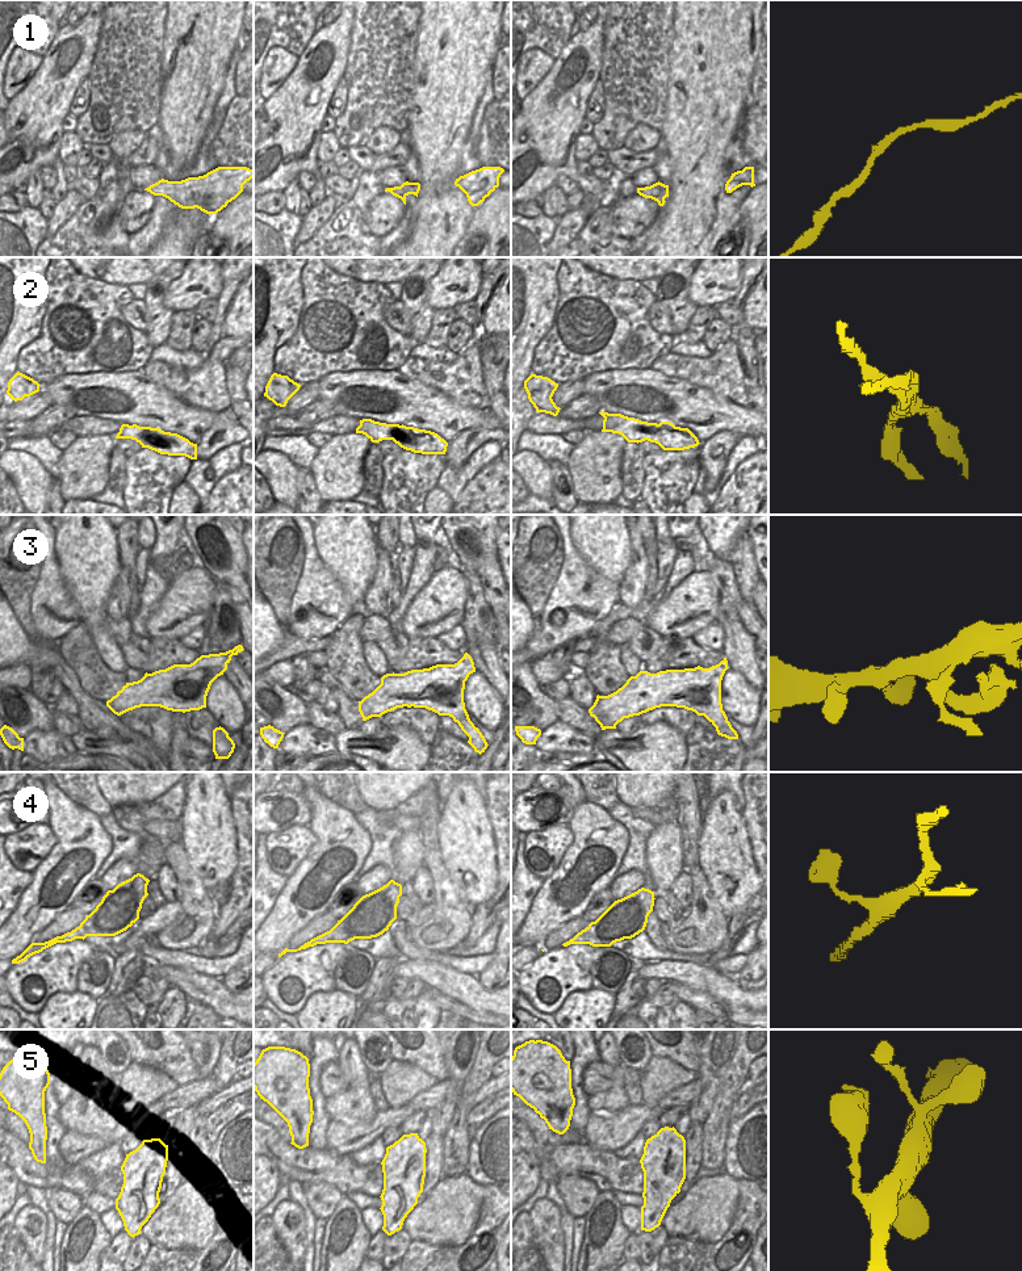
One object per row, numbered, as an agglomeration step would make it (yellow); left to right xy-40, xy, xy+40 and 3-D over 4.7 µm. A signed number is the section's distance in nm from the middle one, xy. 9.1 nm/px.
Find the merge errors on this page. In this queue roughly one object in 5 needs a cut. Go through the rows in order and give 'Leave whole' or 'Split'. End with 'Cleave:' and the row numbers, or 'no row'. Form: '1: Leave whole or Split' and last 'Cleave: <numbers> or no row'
1: Leave whole
2: Split
3: Leave whole
4: Leave whole
5: Leave whole
Cleave: 2

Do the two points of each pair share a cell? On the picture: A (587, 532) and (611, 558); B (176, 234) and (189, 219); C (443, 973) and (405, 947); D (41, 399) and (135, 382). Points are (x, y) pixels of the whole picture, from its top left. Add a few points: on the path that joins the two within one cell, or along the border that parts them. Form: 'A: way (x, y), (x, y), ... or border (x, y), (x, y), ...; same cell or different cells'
A: way (594, 538), (607, 552); same cell
B: way (180, 230), (187, 223); same cell
C: border (409, 959), (436, 961), (456, 969); different cells
D: border (40, 390), (44, 390), (51, 402); different cells

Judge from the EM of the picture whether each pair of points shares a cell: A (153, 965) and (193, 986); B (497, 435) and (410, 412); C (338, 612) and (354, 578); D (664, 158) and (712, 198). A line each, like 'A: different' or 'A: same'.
A: same
B: different
C: different
D: different

